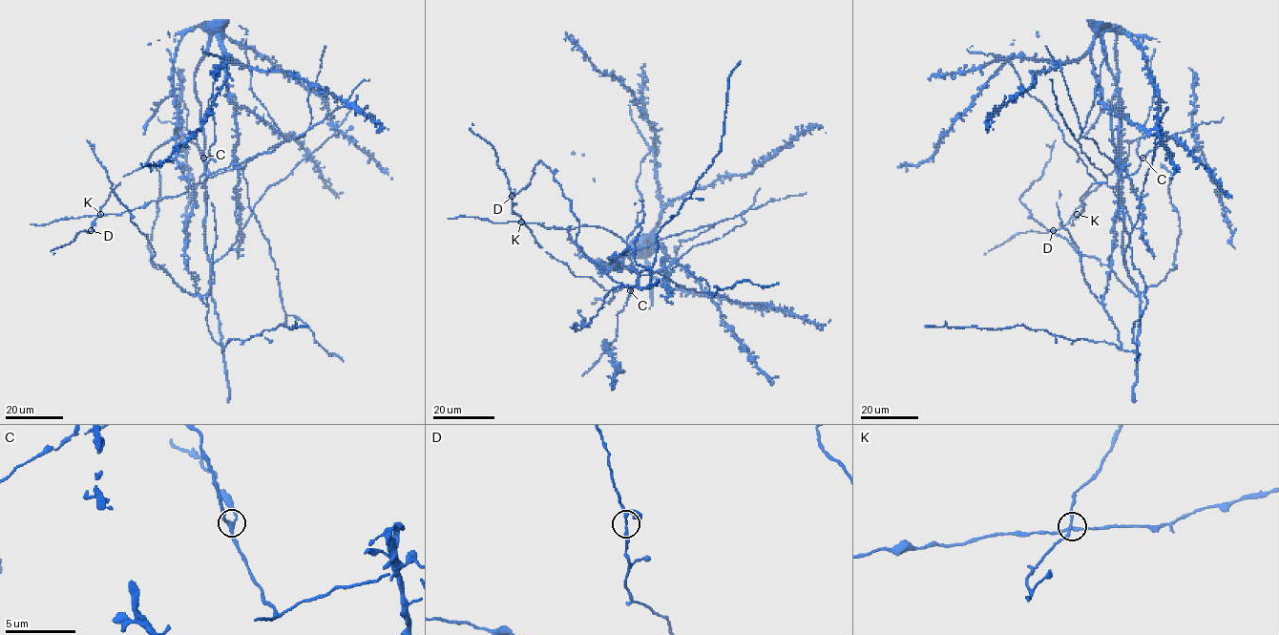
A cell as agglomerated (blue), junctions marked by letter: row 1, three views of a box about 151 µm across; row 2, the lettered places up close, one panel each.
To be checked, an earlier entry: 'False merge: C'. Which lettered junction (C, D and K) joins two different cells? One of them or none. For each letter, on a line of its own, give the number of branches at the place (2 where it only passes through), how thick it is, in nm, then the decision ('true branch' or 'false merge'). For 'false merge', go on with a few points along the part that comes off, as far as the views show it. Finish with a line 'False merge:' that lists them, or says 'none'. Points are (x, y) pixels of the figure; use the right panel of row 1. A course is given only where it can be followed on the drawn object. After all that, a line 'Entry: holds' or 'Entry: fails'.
C: 3 branches meet; 190 nm thick; true branch
D: 3 branches meet; 160 nm thick; true branch
K: 3 branches meet; 160 nm thick; true branch
False merge: none
Entry: fails

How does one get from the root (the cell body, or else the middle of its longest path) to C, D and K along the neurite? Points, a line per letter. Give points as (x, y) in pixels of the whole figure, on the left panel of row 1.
C: (204, 152), (205, 176), (211, 178), (203, 158)
D: (204, 152), (203, 187), (200, 182), (194, 183), (175, 197), (117, 214), (100, 212), (91, 230)
K: (204, 152), (203, 187), (200, 182), (194, 183), (175, 197), (151, 201), (117, 214), (100, 214)

